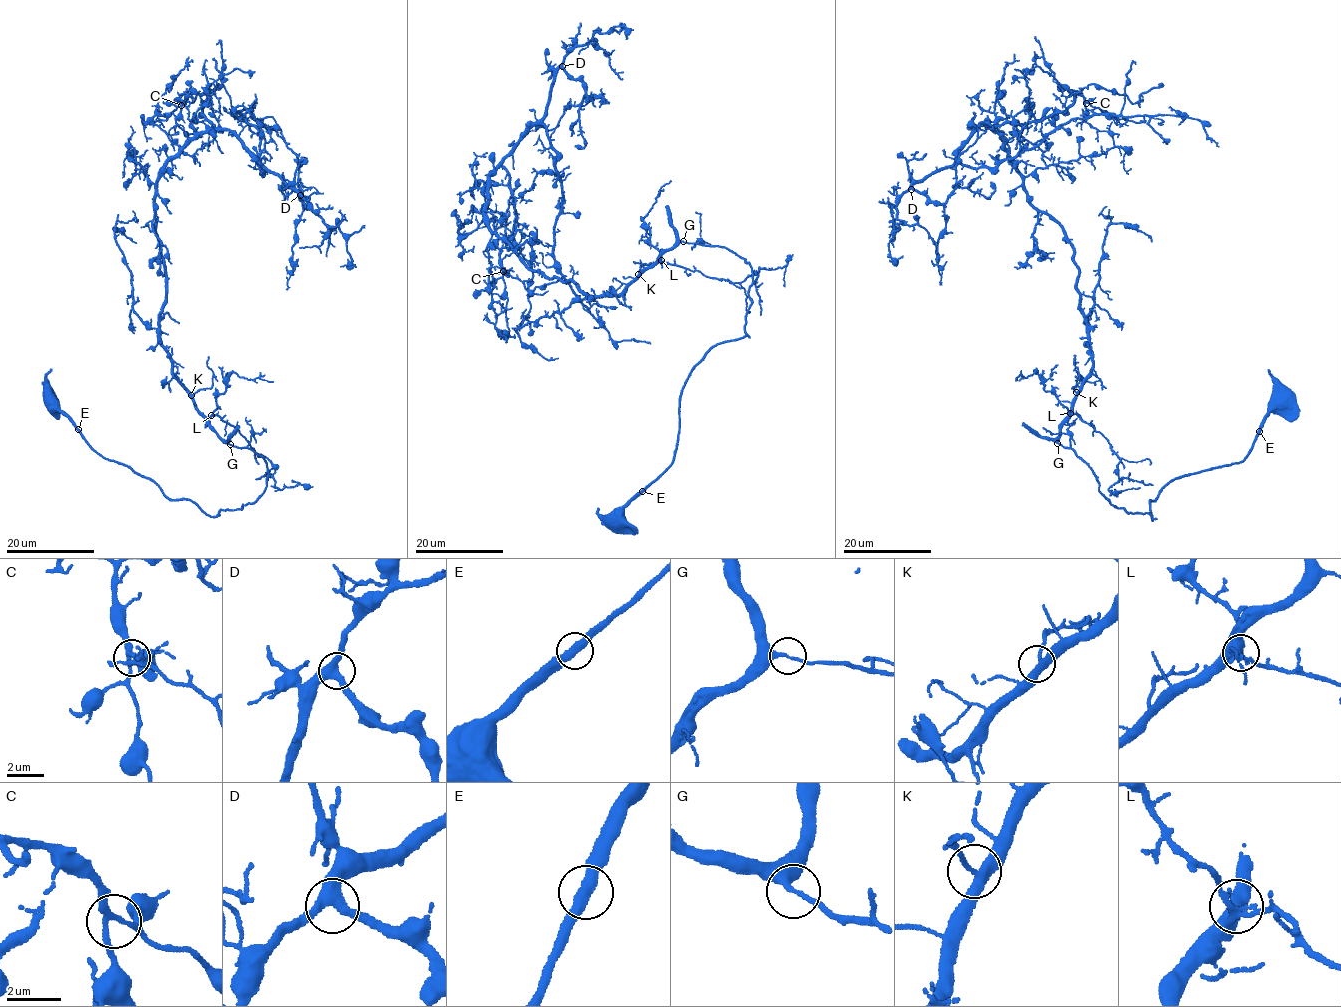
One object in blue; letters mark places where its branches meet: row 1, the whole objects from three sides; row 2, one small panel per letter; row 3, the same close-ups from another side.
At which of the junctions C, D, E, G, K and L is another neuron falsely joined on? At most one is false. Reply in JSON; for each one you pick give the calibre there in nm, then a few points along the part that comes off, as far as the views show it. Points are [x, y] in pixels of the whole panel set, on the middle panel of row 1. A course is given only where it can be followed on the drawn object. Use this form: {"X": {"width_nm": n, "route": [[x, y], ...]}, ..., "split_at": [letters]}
{"split_at": []}

